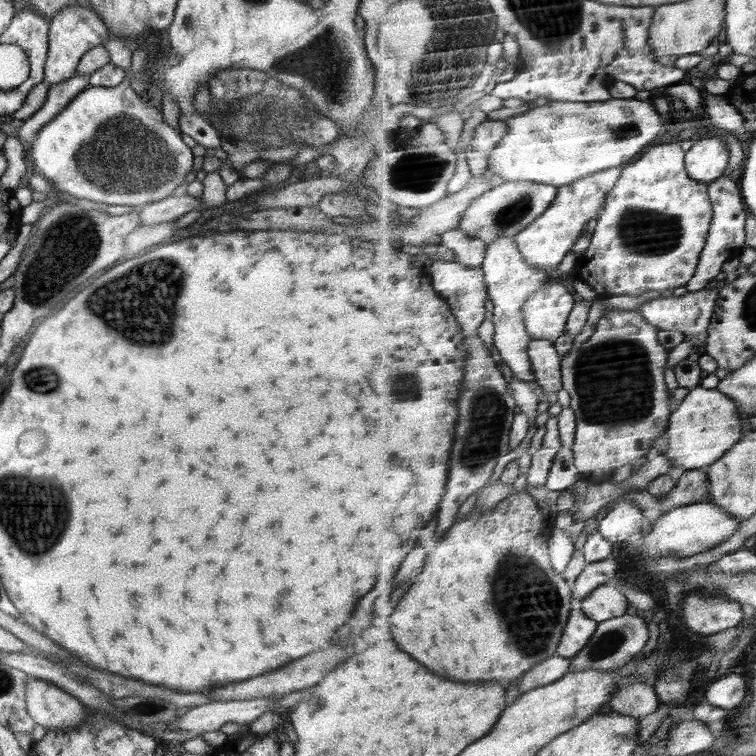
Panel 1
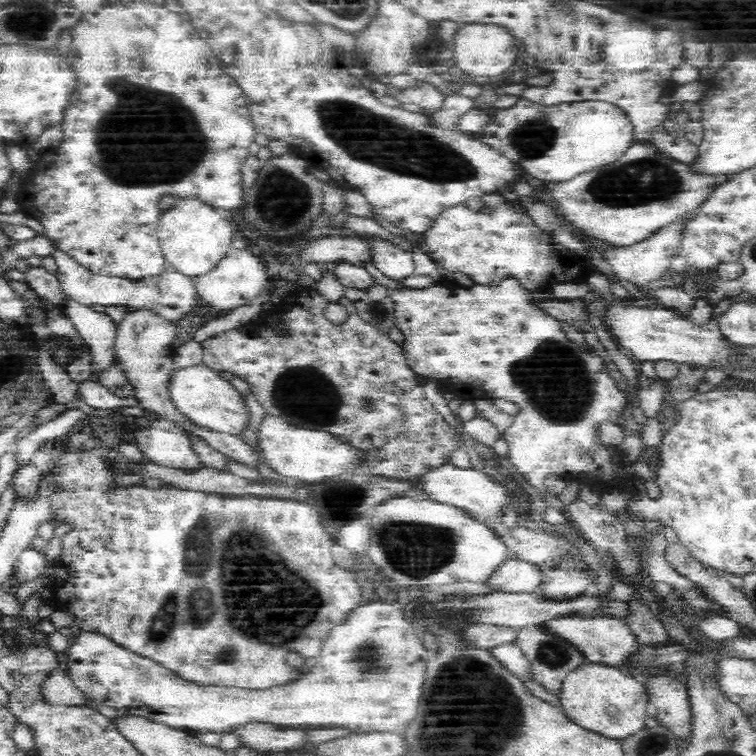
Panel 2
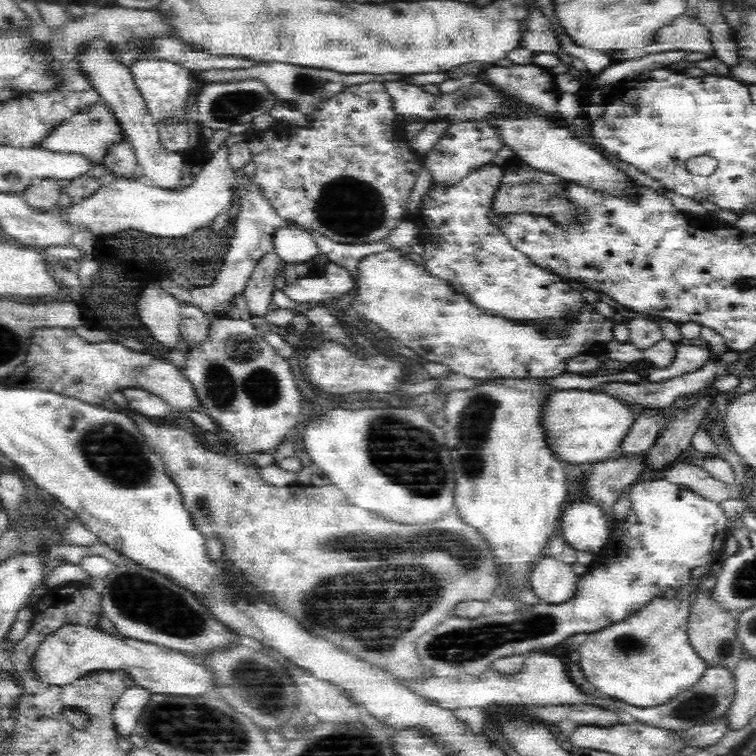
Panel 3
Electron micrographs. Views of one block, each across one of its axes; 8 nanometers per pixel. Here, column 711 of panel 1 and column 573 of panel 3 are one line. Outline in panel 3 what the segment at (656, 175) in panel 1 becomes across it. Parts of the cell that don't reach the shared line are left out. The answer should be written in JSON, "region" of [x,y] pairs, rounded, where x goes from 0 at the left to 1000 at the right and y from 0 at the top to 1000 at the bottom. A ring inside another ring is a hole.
{"region":[[[677,216],[667,217],[661,220],[663,234],[660,235],[660,242],[657,243],[657,253],[651,263],[651,270],[647,272],[647,280],[649,286],[655,284],[668,284],[668,283],[704,283],[712,288],[721,288],[726,291],[734,302],[739,304],[754,304],[757,299],[770,299],[772,294],[772,271],[767,274],[765,266],[754,258],[754,241],[747,235],[743,235],[738,230],[733,230],[725,226],[710,224],[701,218],[685,221]]]}

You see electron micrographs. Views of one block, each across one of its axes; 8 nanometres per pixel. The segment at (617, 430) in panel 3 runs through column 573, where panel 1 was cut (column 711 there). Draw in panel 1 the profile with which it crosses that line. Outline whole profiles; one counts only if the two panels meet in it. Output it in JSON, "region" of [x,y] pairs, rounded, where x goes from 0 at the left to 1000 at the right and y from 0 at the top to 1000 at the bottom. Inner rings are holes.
{"region":[[[931,511],[917,516],[902,530],[899,540],[889,546],[888,556],[884,567],[885,591],[876,601],[886,603],[894,619],[907,623],[944,615],[966,594],[976,589],[991,569],[972,528],[952,516],[937,516]]]}

